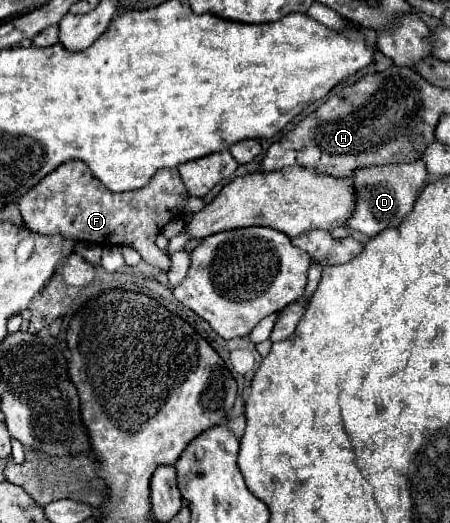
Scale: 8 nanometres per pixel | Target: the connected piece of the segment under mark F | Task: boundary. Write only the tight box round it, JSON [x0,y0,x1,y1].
[18,159,190,271]

